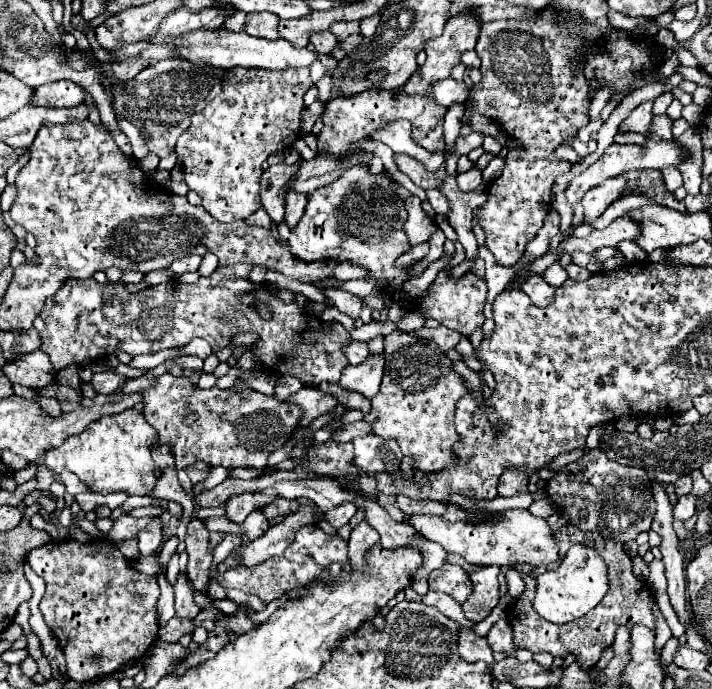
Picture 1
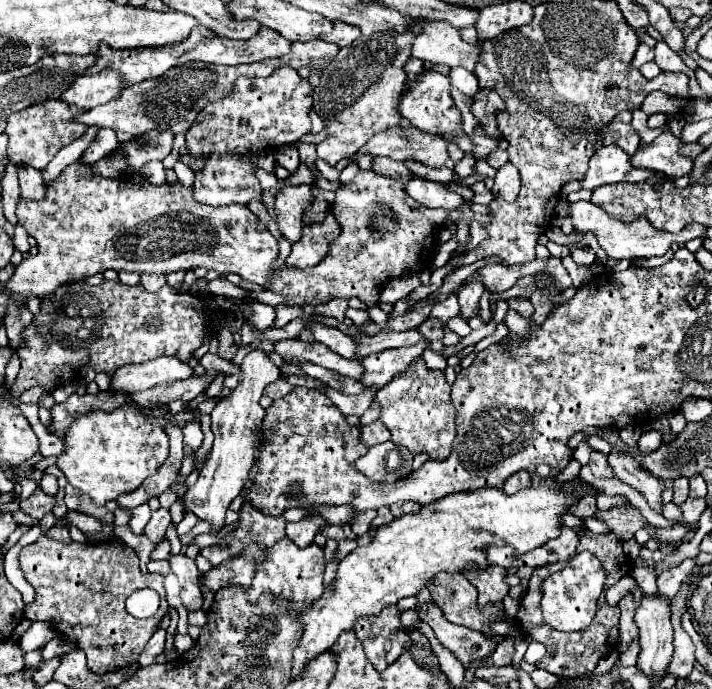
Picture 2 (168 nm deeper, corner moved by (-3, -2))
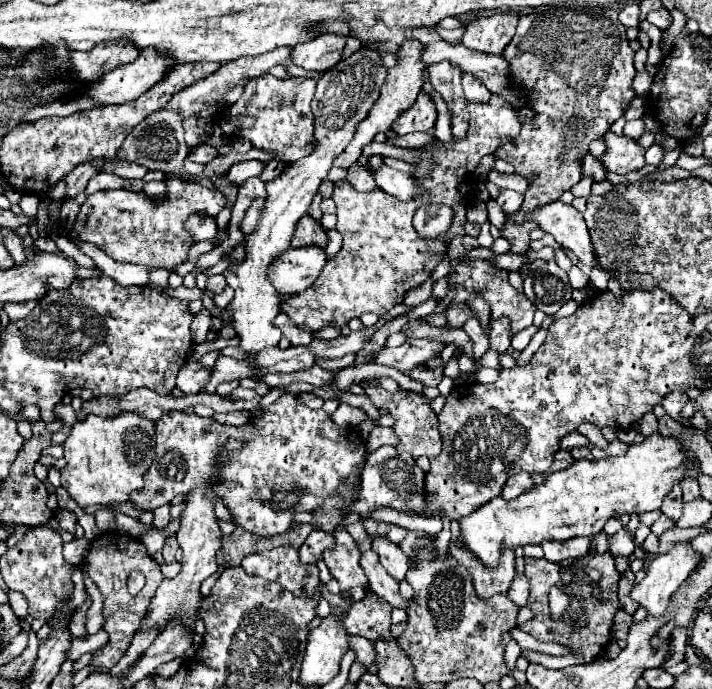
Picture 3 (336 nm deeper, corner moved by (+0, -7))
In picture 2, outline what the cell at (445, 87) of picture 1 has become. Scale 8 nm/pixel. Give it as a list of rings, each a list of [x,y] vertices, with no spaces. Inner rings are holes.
[[[452,68],[450,74],[448,74],[448,78],[450,78],[450,86],[452,86],[454,90],[458,90],[458,92],[470,96],[470,98],[478,92],[478,80],[476,80],[476,76],[474,76],[472,72],[468,72],[468,70]]]

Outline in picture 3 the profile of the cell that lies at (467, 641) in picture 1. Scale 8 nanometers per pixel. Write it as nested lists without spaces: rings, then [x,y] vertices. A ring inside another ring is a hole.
[[[367,549],[361,553],[361,567],[369,579],[369,587],[375,595],[387,599],[393,607],[405,609],[409,607],[409,601],[399,595],[399,583],[395,583],[393,577],[385,571],[385,567],[379,563],[379,555],[373,549]]]

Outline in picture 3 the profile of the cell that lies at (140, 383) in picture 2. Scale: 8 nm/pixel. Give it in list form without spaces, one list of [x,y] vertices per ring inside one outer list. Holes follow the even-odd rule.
[[[187,361],[176,378],[176,387],[183,393],[199,393],[211,379],[213,369],[203,367],[197,361]]]

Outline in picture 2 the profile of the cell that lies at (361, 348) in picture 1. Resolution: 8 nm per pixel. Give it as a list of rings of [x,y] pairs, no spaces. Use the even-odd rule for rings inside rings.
[[[310,318],[310,322],[308,322],[306,326],[312,330],[314,338],[316,338],[318,342],[326,344],[330,350],[338,352],[340,356],[344,356],[344,358],[348,358],[348,360],[358,360],[358,354],[356,354],[356,352],[358,352],[358,344],[356,344],[354,338],[350,338],[348,334],[340,332],[338,328],[330,328],[330,326],[318,324],[318,322],[314,322],[312,318]]]

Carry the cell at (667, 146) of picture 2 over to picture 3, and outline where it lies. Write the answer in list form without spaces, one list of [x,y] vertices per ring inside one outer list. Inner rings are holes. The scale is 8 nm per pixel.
[[[607,131],[607,135],[603,135],[603,141],[605,141],[605,153],[599,157],[599,161],[607,171],[627,175],[629,171],[637,171],[645,165],[643,161],[645,149],[639,147],[635,139]]]

